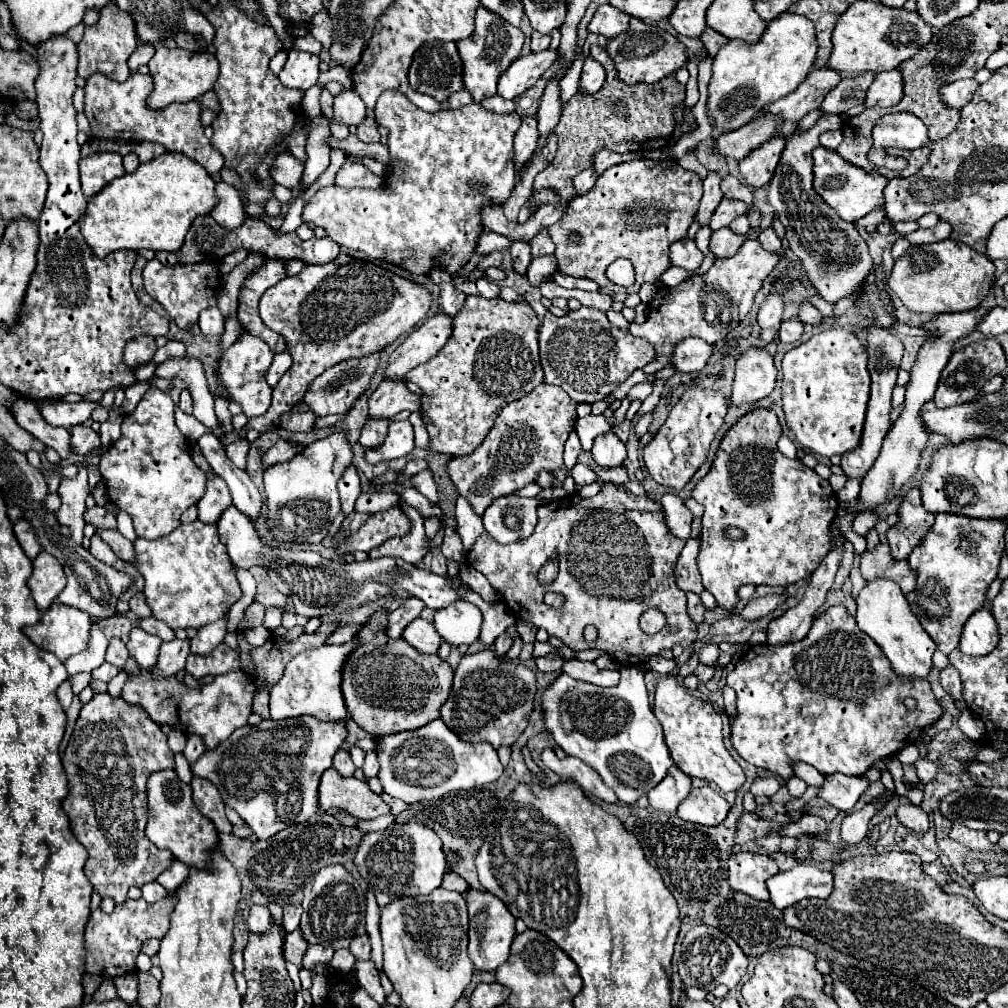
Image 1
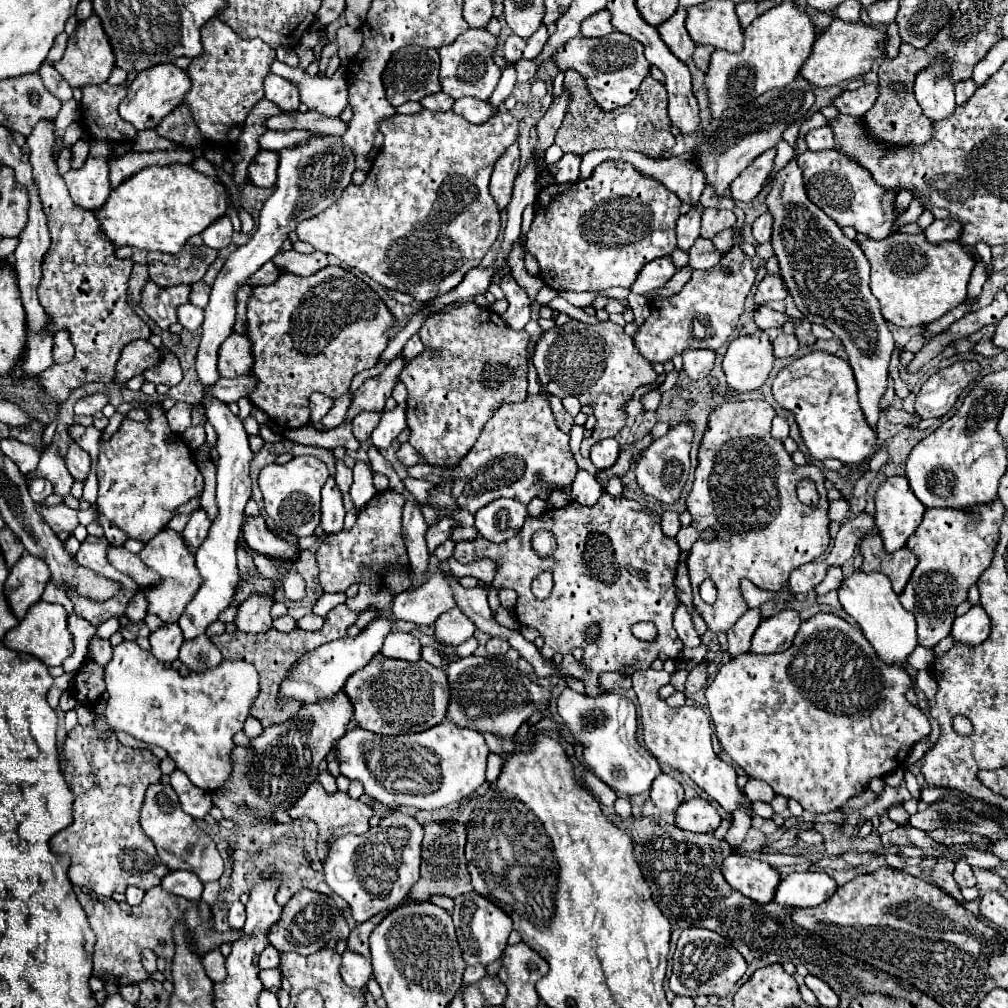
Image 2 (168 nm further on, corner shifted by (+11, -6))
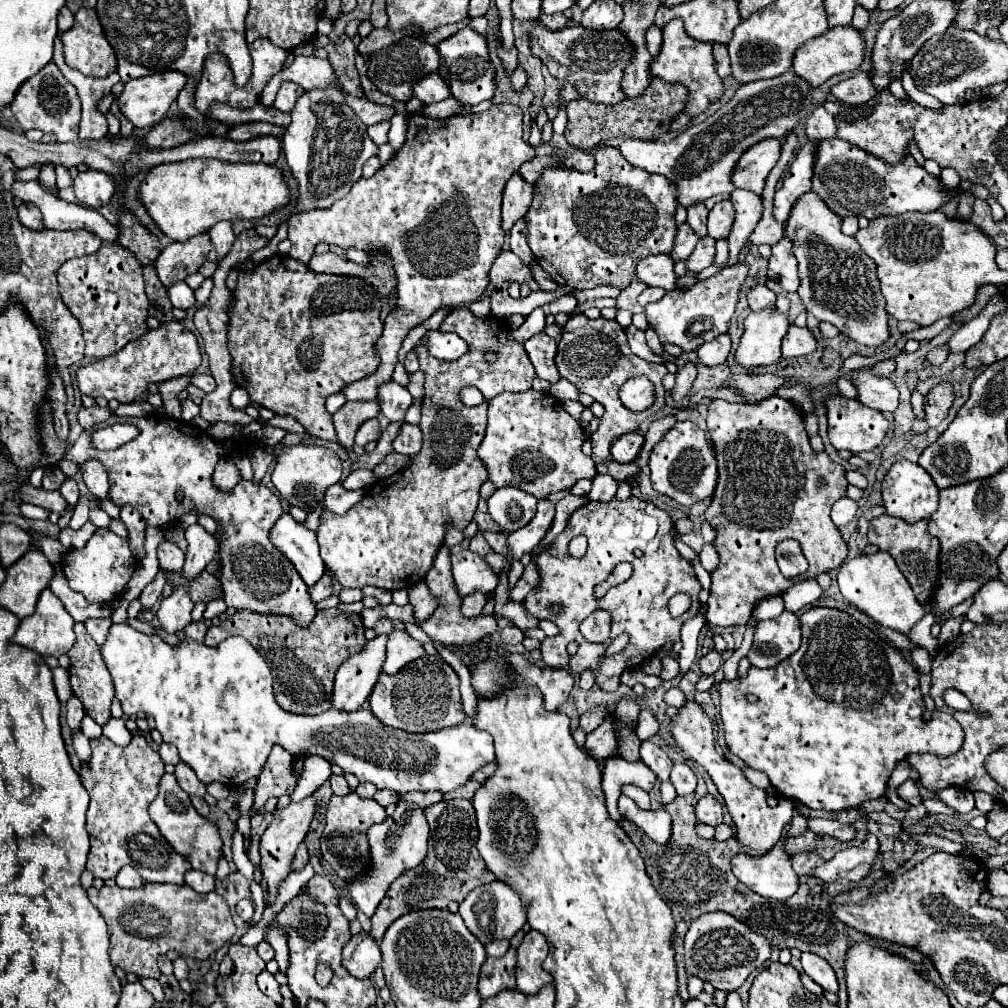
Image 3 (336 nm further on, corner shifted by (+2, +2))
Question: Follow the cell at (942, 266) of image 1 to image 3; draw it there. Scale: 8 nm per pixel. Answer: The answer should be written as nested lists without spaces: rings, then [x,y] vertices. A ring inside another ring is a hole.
[[[941,211],[879,217],[873,219],[867,229],[859,229],[855,239],[859,241],[861,249],[877,263],[877,277],[887,299],[887,313],[899,321],[909,319],[919,325],[931,325],[941,317],[951,317],[953,313],[971,307],[981,285],[1005,281],[1005,271],[995,265],[995,247],[981,233],[981,229],[969,221],[949,219]]]

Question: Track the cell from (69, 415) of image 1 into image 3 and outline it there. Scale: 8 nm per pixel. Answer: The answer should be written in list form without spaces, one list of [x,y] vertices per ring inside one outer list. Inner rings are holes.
[[[179,321],[163,323],[159,329],[149,329],[143,337],[131,341],[121,351],[97,361],[85,363],[77,369],[77,385],[83,395],[91,395],[93,399],[105,397],[117,399],[121,403],[137,401],[149,383],[161,383],[179,375],[191,375],[201,365],[201,351],[197,345],[197,337]]]

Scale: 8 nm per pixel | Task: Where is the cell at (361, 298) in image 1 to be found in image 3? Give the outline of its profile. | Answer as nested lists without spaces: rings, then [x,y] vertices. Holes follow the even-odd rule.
[[[277,253],[263,261],[255,273],[239,275],[233,297],[235,301],[229,313],[229,351],[233,357],[231,373],[235,383],[245,387],[251,401],[261,407],[277,415],[295,417],[311,437],[339,443],[331,415],[323,405],[331,393],[341,391],[345,385],[377,369],[379,357],[375,343],[383,333],[379,293],[361,277],[315,273],[305,263]]]

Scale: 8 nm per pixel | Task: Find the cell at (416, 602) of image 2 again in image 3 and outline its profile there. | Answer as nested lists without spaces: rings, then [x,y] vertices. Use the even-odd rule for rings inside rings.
[[[461,551],[451,555],[451,571],[461,597],[469,593],[493,593],[497,587],[497,573],[487,567],[487,563],[471,551]]]

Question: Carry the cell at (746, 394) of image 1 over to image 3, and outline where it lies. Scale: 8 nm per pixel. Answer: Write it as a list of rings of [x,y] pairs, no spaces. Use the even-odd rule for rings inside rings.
[[[777,309],[749,313],[745,319],[745,331],[735,351],[735,361],[743,369],[777,363],[781,359],[781,339],[785,337],[787,327],[787,315]]]

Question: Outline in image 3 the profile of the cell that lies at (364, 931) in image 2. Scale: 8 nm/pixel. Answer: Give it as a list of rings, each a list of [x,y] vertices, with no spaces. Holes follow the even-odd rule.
[[[449,799],[439,801],[425,809],[427,823],[431,827],[429,837],[429,853],[421,865],[415,869],[403,873],[393,885],[389,887],[387,895],[379,903],[375,915],[371,917],[371,935],[379,943],[385,929],[401,915],[417,909],[429,909],[429,907],[441,907],[445,909],[451,901],[463,901],[465,895],[485,883],[495,881],[495,875],[485,867],[479,851],[477,851],[477,821],[475,821],[475,809],[471,801],[465,799]],[[409,891],[409,895],[407,895]],[[409,897],[409,905],[407,905]]]

